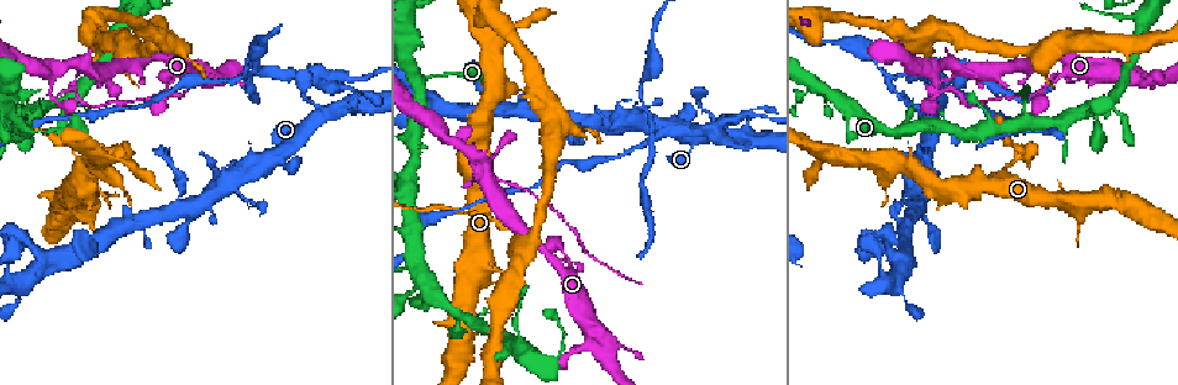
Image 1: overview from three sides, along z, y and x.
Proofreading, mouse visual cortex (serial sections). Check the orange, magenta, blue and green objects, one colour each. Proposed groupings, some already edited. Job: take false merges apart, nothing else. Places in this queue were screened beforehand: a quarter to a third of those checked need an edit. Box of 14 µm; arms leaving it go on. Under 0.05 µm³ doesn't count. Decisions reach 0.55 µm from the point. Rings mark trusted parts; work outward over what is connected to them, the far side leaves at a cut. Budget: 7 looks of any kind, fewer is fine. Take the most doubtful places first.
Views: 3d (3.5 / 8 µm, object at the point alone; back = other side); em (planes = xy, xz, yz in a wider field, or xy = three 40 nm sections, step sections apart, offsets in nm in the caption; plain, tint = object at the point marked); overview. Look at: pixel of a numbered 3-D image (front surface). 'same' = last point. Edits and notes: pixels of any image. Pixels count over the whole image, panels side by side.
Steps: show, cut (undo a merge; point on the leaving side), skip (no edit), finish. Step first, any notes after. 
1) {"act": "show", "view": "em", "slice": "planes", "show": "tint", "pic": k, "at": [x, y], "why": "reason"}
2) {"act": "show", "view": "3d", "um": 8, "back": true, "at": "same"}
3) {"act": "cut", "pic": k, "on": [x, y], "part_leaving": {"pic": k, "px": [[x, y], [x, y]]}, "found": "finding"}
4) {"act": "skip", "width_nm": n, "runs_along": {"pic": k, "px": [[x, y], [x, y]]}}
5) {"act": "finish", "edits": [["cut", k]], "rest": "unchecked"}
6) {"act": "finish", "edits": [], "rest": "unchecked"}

{"act": "show", "view": "em", "slice": "xy", "step": 3, "show": "tint", "pic": 1, "at": [118, 154], "why": "abrupt turn"}

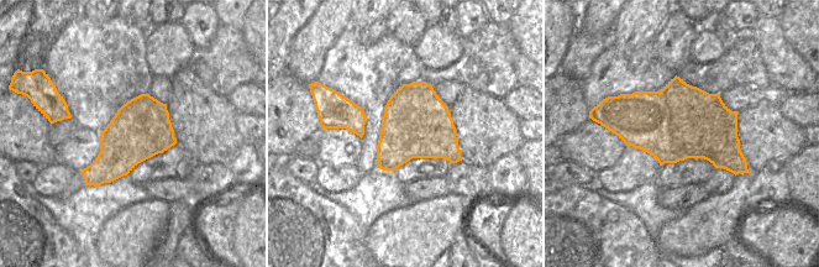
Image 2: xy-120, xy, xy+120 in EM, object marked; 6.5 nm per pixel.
{"act": "show", "view": "3d", "um": 3.5, "back": true, "at": "same"}

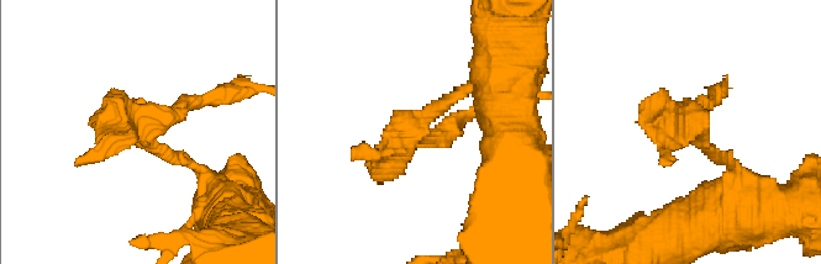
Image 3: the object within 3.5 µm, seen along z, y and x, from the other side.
{"act": "skip", "runs_along": {"pic": 3, "px": [[730, 168], [683, 119], [711, 100]]}, "found": "continuous, no second cell"}

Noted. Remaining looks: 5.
{"act": "show", "view": "3d", "um": 3.5, "pic": 1, "at": [54, 98], "why": "three-way junction"}

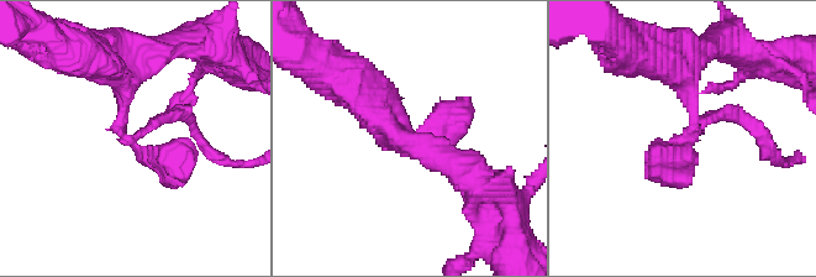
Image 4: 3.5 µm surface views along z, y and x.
{"act": "show", "view": "em", "slice": "xy", "step": 5, "show": "tint", "pic": 4, "at": [135, 141], "arms": 3, "arm_widths_nm": [150, 300, 400]}

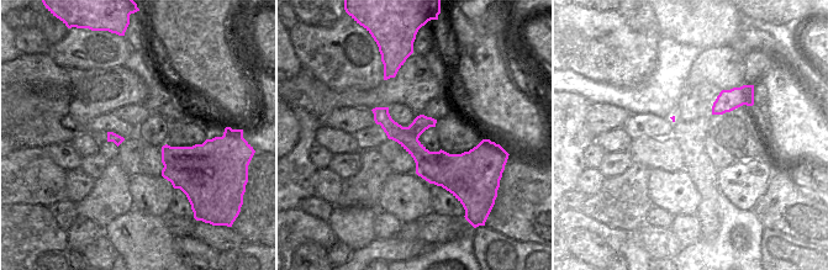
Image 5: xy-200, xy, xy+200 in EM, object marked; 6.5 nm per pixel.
{"act": "cut", "pic": 4, "on": [717, 114], "part_leaving": {"pic": 4, "px": [[137, 136], [183, 110], [201, 144]]}, "found": "two cells meet here"}

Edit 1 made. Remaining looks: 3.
{"act": "finish", "edits": [["cut", 4]], "rest": "unchecked"}

